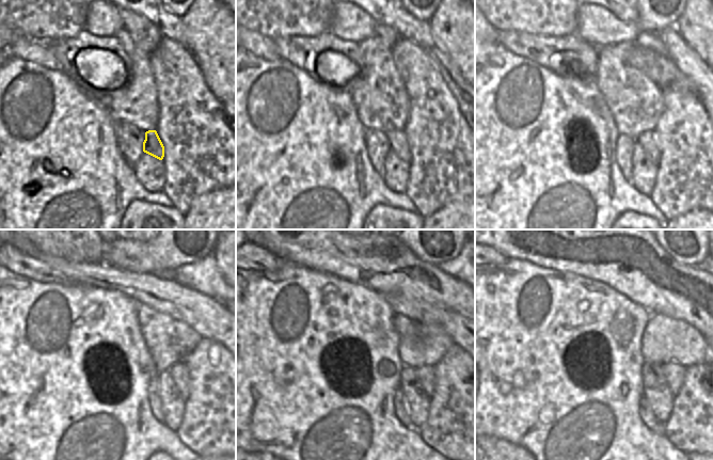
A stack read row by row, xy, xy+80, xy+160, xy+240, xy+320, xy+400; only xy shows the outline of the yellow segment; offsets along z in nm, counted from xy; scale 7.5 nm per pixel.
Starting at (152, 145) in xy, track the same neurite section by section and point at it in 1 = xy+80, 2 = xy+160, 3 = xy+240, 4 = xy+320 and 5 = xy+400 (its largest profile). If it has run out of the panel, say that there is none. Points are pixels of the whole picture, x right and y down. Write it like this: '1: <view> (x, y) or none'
1: xy+80 (397, 139)
2: xy+160 (646, 141)
3: xy+240 (179, 374)
4: xy+320 (426, 375)
5: xy+400 (674, 373)

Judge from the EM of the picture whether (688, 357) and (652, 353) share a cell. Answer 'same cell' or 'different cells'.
same cell

